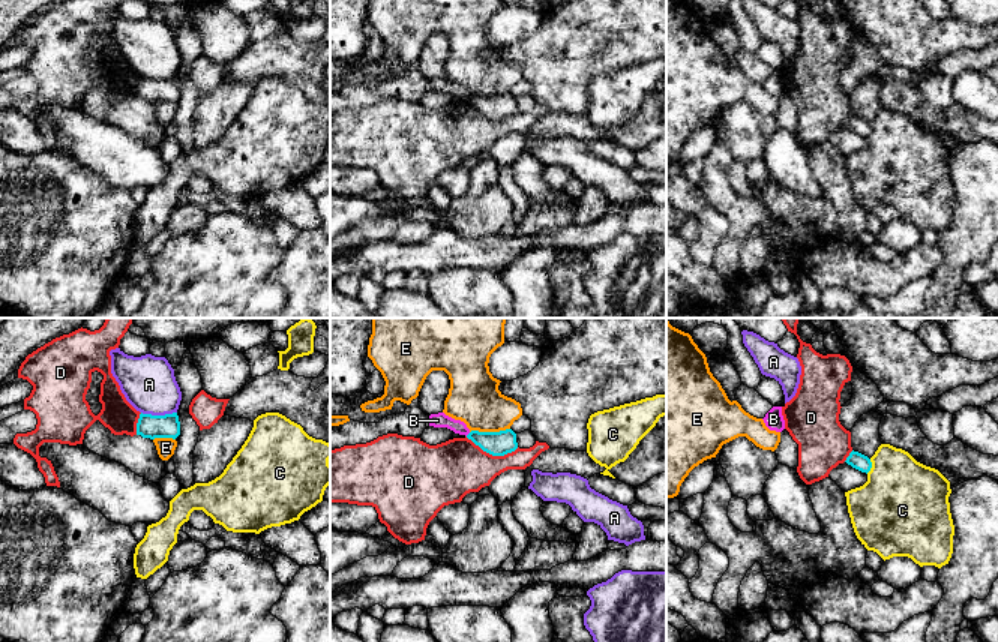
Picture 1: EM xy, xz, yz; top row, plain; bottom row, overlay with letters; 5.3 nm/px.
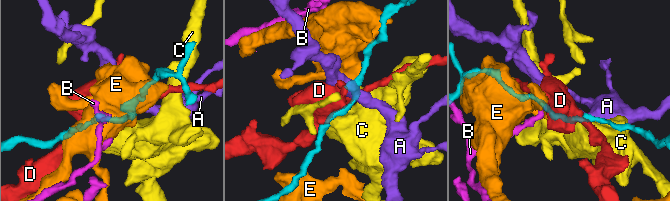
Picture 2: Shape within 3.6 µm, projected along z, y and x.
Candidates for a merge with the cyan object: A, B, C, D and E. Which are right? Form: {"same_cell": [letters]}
{"same_cell": []}

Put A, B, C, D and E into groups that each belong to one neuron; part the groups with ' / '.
A / B / C / D / E

